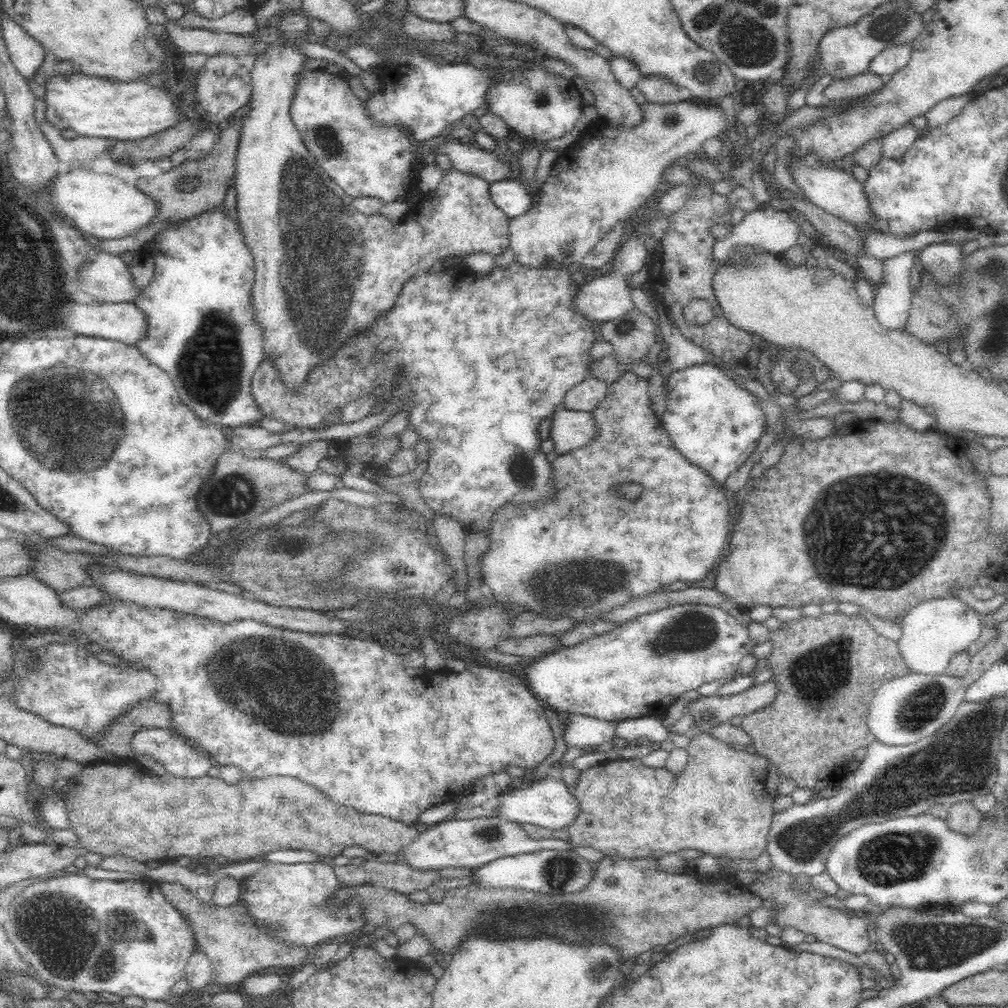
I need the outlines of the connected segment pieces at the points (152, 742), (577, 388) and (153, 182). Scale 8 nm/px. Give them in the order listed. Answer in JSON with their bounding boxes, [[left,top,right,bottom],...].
[[133,729,212,778],[562,376,609,411],[137,114,241,222]]

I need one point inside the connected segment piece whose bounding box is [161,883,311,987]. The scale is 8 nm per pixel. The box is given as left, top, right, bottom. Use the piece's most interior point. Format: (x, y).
(236, 949)

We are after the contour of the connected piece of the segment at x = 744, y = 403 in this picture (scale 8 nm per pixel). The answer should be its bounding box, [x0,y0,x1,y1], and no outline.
[659,365,768,486]

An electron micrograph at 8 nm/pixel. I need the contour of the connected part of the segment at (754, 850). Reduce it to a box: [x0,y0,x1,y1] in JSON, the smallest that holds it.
[525,731,784,860]

